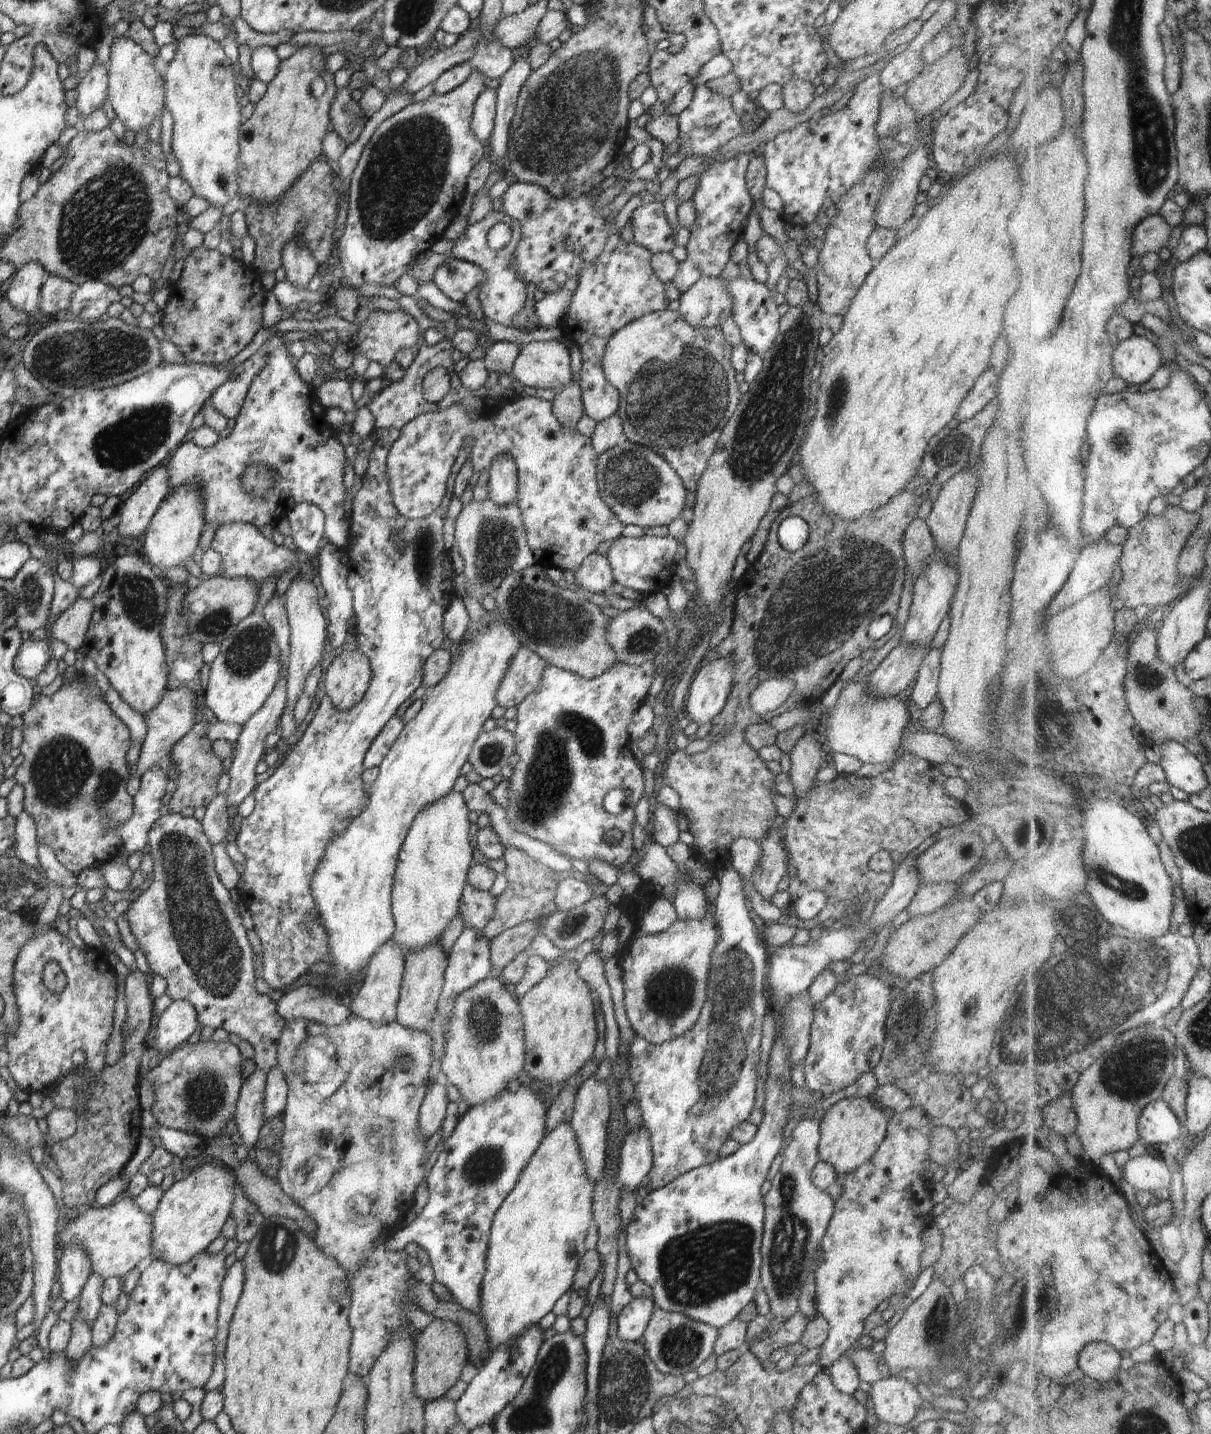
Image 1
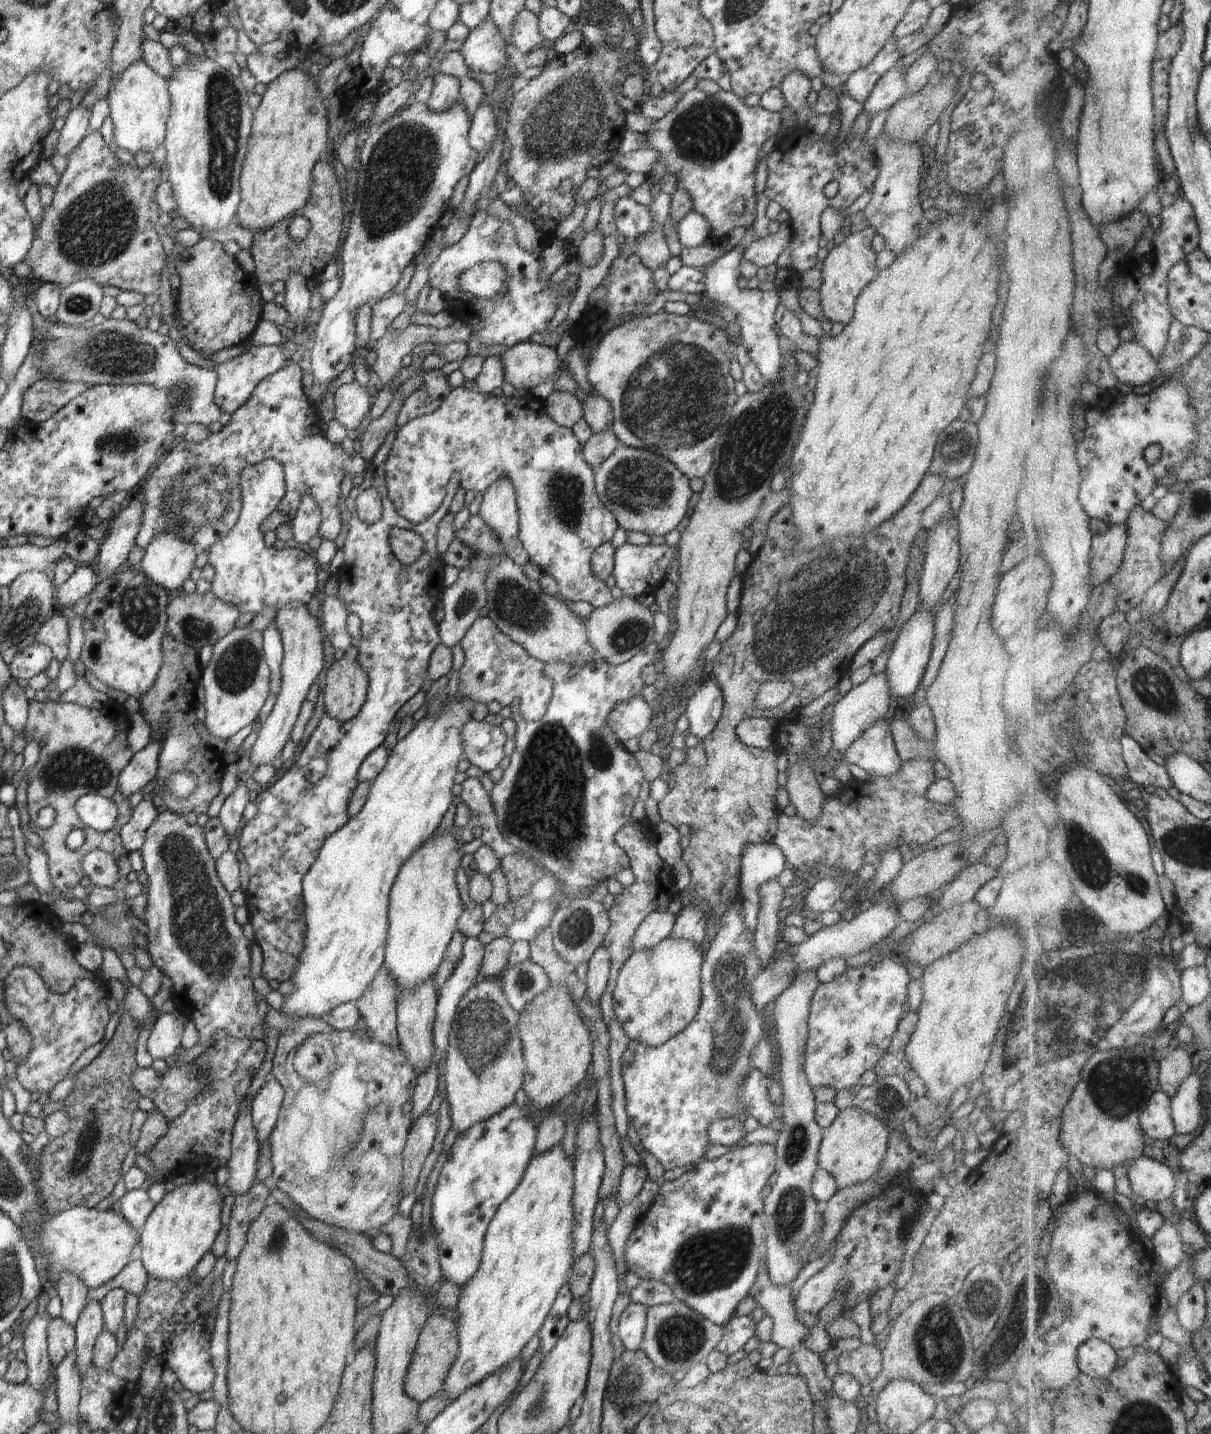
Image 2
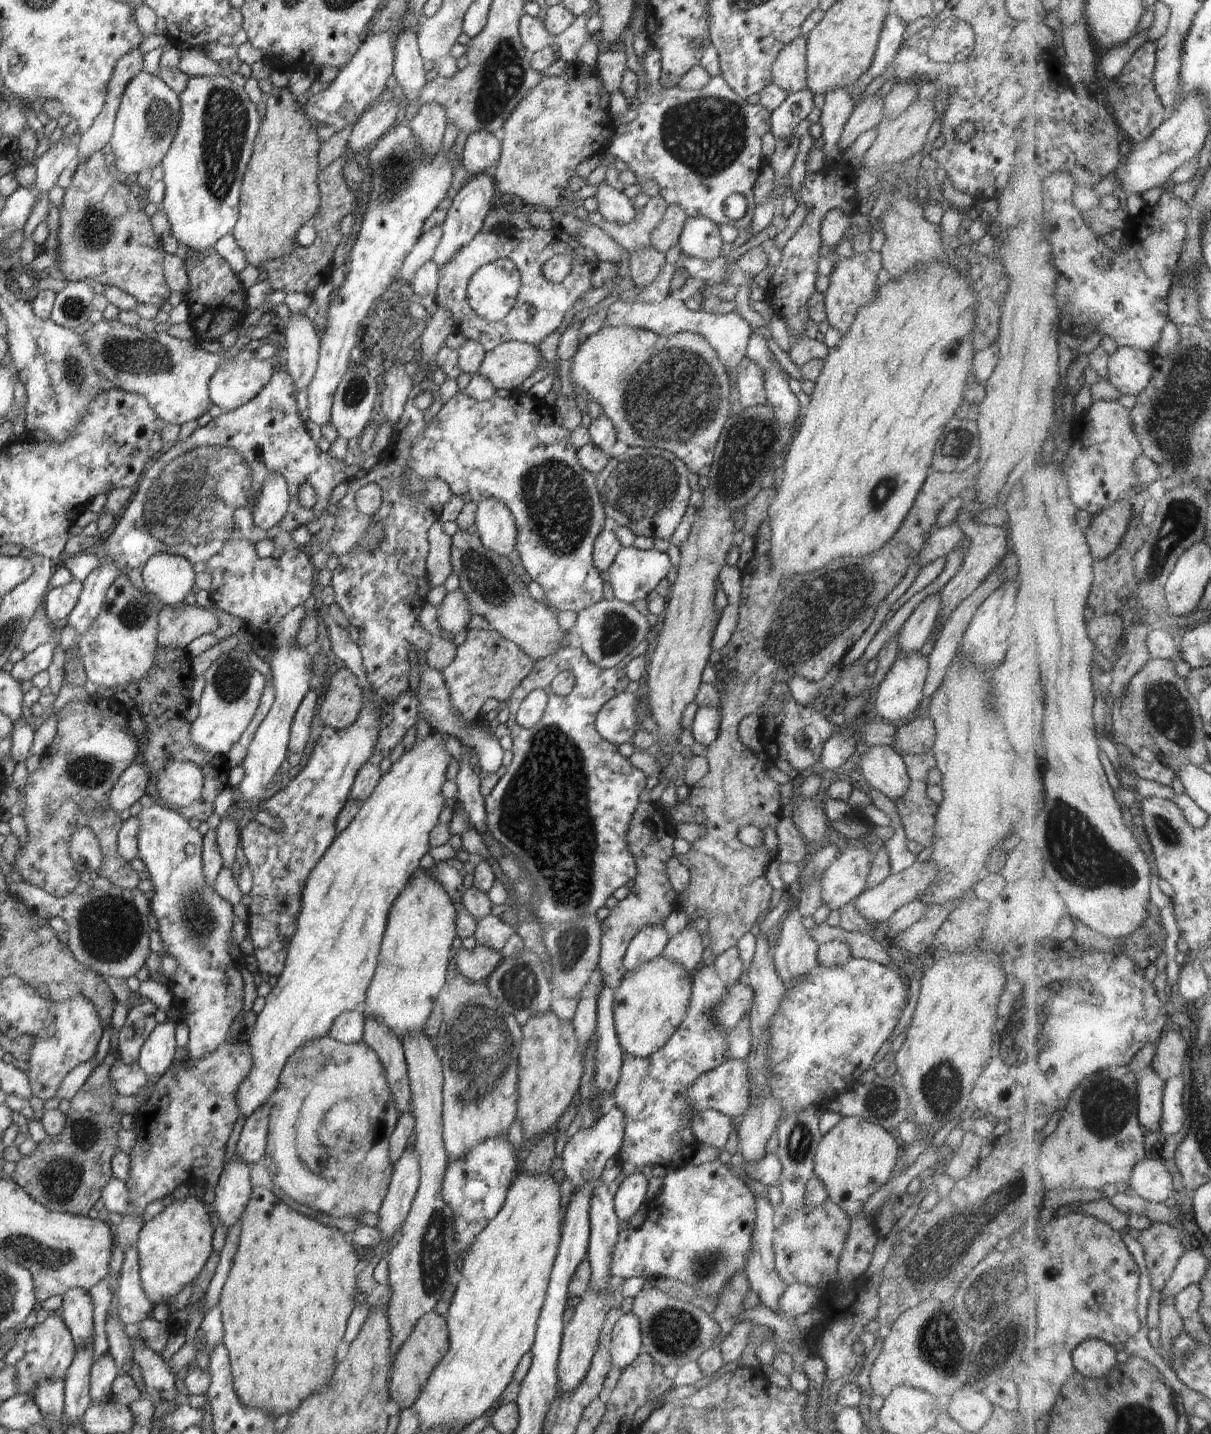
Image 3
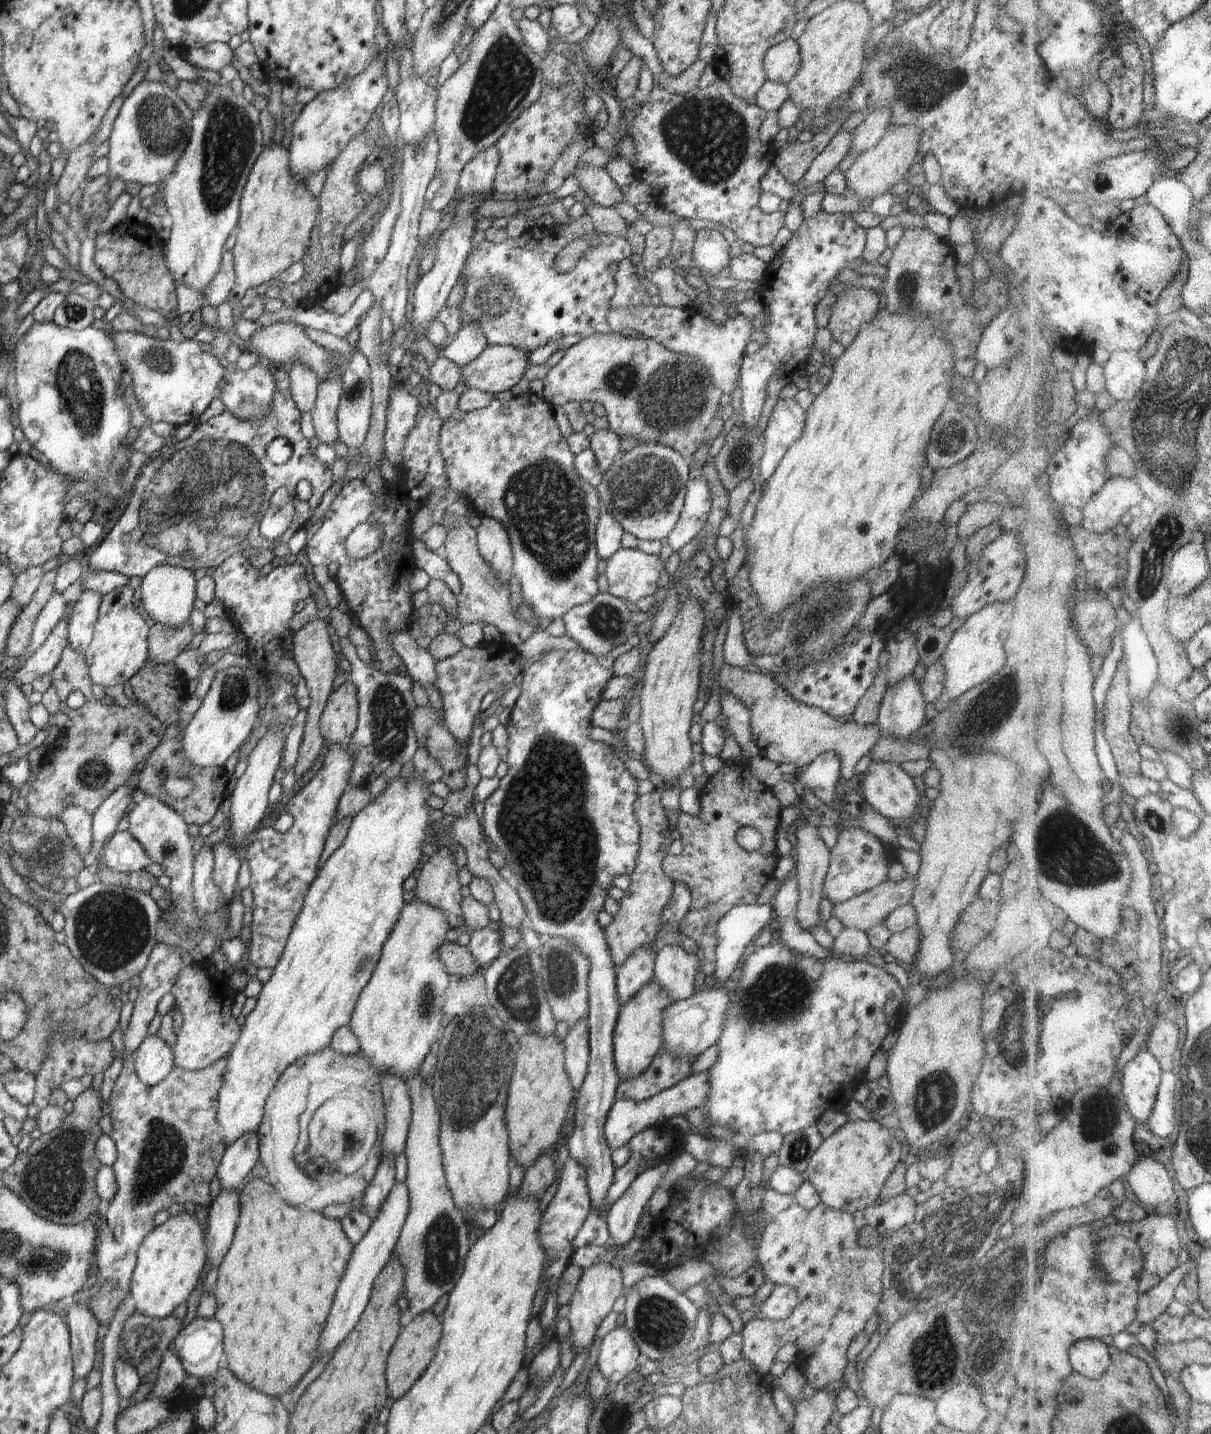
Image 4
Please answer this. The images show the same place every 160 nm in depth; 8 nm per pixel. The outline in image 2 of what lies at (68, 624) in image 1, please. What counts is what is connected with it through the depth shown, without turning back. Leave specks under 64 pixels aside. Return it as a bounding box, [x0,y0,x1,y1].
[34,611,69,663]

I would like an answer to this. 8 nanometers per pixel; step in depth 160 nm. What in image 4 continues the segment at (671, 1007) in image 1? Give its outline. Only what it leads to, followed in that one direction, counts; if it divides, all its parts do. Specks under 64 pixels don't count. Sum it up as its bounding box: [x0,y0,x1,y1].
[613,978,674,1080]

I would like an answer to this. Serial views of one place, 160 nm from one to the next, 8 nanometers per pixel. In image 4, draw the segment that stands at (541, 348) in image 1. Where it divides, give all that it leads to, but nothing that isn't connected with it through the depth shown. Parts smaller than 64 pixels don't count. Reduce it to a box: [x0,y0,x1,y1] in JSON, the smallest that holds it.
[461,345,530,393]

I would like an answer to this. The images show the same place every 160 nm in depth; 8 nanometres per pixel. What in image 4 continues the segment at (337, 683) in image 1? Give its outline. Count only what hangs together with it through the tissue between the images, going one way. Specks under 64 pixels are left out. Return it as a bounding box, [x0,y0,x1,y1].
[319,680,358,745]

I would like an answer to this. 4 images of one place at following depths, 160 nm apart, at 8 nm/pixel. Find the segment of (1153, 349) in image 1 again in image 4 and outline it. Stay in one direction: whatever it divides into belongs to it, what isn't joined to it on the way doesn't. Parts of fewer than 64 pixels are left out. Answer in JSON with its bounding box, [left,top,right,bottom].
[1104,352,1147,402]

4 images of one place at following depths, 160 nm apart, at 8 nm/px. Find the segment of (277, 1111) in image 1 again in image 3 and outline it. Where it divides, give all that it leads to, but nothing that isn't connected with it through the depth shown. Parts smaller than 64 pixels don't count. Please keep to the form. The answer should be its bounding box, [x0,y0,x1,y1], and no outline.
[235,1100,271,1166]

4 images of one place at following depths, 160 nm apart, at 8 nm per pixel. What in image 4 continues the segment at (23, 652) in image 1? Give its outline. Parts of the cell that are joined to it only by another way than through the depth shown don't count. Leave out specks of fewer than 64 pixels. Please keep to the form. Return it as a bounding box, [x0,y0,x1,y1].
[14,615,69,684]

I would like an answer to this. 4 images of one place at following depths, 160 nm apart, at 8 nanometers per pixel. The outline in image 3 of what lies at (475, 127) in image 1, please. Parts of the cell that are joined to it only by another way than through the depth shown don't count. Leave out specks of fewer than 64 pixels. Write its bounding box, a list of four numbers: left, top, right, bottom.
[462,131,501,177]

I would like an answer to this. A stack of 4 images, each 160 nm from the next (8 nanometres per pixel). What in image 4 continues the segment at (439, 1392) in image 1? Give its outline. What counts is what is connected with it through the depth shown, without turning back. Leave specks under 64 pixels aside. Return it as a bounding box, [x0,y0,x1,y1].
[385,1310,441,1401]

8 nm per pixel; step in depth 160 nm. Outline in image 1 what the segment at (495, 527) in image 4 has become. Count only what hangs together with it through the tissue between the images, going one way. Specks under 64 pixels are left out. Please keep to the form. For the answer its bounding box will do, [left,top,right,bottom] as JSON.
[488,456,518,506]

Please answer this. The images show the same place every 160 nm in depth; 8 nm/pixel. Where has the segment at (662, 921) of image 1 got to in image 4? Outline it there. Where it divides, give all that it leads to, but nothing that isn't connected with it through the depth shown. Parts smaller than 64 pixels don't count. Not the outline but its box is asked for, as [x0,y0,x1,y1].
[616,946,657,1004]

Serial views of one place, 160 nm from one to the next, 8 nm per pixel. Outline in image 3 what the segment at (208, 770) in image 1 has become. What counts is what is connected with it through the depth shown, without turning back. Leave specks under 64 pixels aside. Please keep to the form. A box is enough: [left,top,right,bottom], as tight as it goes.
[126,647,231,822]

